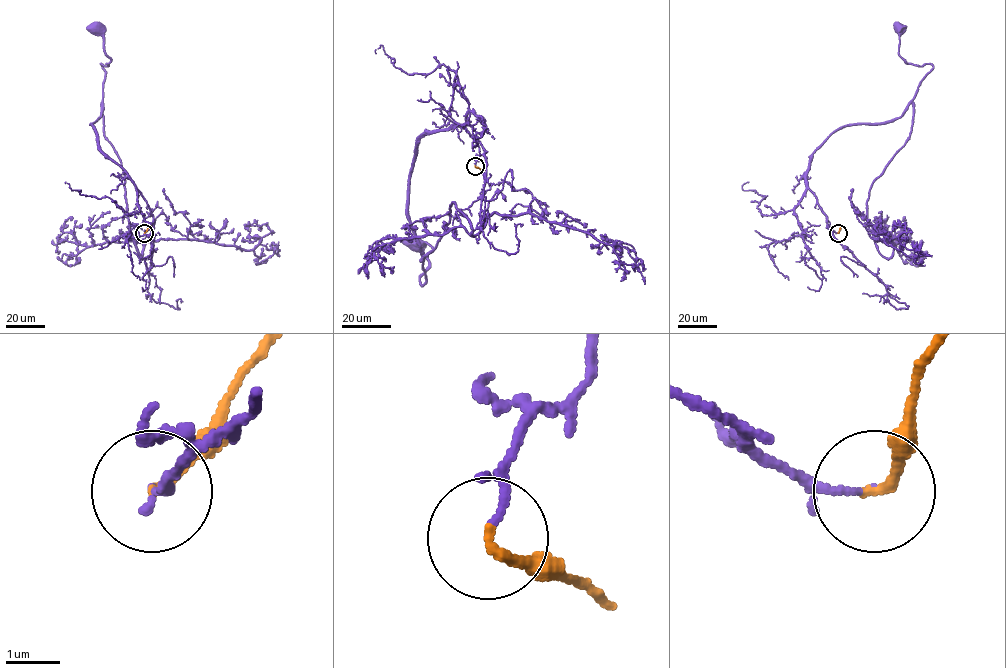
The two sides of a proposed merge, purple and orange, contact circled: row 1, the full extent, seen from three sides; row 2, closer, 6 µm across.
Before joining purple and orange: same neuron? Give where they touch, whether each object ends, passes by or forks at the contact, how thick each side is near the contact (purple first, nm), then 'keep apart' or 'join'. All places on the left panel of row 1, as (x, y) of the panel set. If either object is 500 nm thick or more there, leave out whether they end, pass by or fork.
at (144, 233); purple ends there; orange ends there; 120 nm thick on the purple side, 200 nm on the other; join

